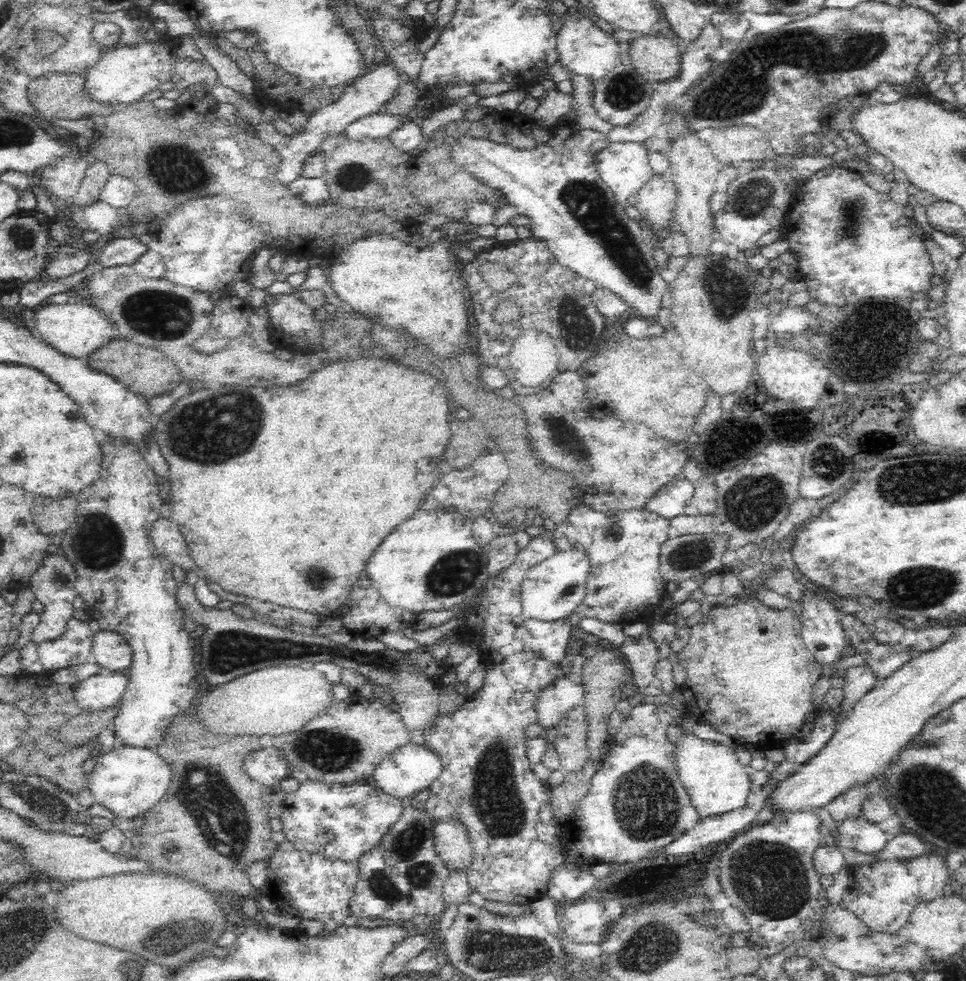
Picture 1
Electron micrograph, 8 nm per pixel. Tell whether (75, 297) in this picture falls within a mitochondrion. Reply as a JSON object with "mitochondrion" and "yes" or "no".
{"mitochondrion":"no"}

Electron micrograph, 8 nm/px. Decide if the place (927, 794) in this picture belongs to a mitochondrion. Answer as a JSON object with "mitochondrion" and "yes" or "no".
{"mitochondrion":"yes"}

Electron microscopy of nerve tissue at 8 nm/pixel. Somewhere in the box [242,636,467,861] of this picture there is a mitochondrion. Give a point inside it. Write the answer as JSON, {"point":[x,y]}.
{"point":[329,752]}

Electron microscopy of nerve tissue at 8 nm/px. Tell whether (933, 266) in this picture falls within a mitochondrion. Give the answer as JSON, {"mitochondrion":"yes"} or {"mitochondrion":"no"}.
{"mitochondrion":"no"}

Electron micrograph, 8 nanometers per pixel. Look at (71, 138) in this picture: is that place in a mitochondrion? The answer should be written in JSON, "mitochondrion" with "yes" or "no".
{"mitochondrion":"no"}

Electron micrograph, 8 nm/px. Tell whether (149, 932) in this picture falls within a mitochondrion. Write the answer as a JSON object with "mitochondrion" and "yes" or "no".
{"mitochondrion":"yes"}

